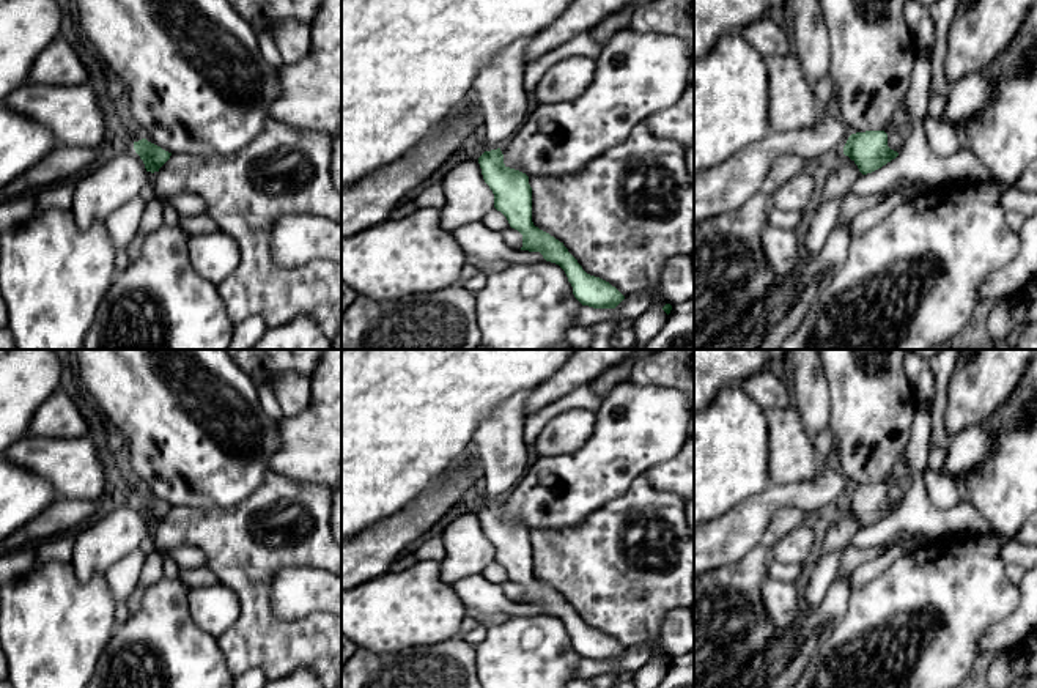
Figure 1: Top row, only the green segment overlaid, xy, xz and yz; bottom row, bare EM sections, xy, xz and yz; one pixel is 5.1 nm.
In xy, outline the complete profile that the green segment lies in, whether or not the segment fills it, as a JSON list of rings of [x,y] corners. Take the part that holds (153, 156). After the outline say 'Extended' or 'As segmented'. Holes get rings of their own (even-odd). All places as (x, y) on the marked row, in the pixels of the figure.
[[[134,124],[129,131],[135,140],[134,150],[143,161],[146,172],[151,172],[151,173],[159,172],[159,168],[170,159],[172,153],[148,142],[138,124]]]. Extended

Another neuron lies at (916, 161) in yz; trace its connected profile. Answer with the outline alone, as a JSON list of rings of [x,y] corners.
[[[916,54],[910,88],[905,96],[913,120],[911,134],[902,153],[881,168],[862,175],[847,195],[875,195],[891,183],[921,179],[932,187],[955,183],[980,183],[990,178],[987,167],[969,150],[958,150],[949,157],[936,156],[927,143],[924,118],[928,110],[932,60],[928,54]]]

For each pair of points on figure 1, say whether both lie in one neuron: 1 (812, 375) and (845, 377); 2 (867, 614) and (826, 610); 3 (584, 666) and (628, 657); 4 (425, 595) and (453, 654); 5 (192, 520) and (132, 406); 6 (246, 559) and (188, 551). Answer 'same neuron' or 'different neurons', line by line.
1: different neurons
2: different neurons
3: same neuron
4: different neurons
5: different neurons
6: different neurons

